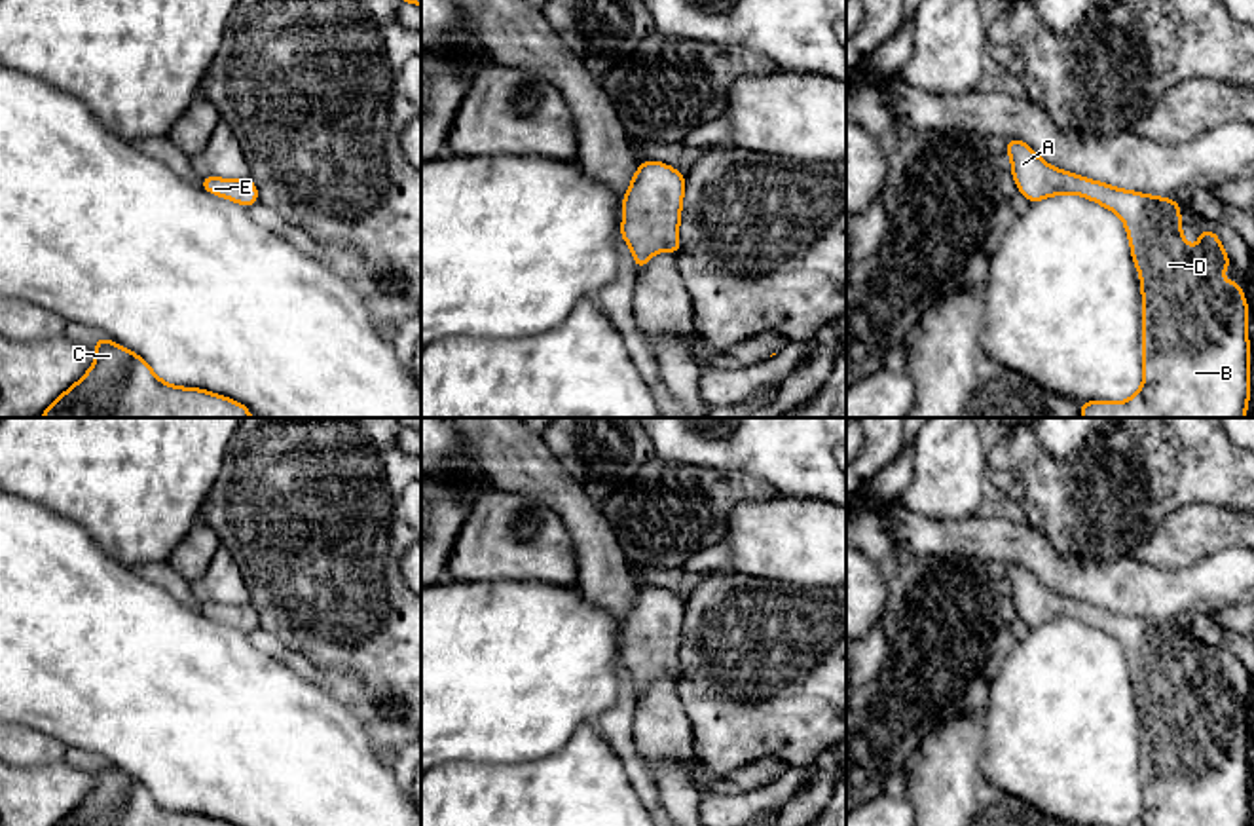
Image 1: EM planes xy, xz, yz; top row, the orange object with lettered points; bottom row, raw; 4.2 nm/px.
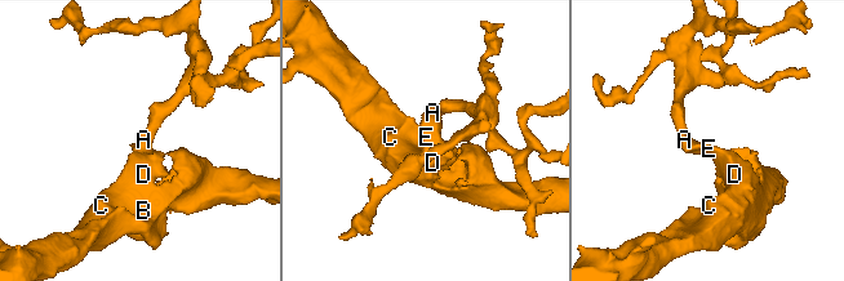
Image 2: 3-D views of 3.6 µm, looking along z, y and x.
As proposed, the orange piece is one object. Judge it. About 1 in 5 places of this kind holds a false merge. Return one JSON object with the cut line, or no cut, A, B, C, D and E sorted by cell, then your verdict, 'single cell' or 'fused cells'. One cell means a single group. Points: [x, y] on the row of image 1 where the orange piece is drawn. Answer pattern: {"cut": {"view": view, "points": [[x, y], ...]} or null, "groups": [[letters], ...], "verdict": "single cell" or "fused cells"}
{"cut": null, "groups": [["A", "B", "C", "D", "E"]], "verdict": "single cell"}

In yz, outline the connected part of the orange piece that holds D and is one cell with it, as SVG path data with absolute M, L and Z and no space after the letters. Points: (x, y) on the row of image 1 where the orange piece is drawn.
M1007 139L1005 152L1011 158L1011 175L1019 194L1030 203L1059 194L1076 194L1114 211L1125 224L1133 264L1140 272L1142 289L1142 387L1123 403L1104 399L1079 404L1081 418L1245 418L1250 397L1250 342L1248 306L1241 291L1241 279L1226 283L1222 270L1233 268L1220 237L1210 228L1199 228L1201 239L1189 249L1182 237L1180 203L1171 197L1148 196L1133 190L1112 188L1081 175L1060 171L1045 163L1024 141Z

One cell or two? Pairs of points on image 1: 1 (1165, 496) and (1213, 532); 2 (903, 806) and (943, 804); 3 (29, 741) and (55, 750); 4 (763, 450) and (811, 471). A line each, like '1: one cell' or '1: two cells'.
1: two cells
2: two cells
3: one cell
4: one cell

